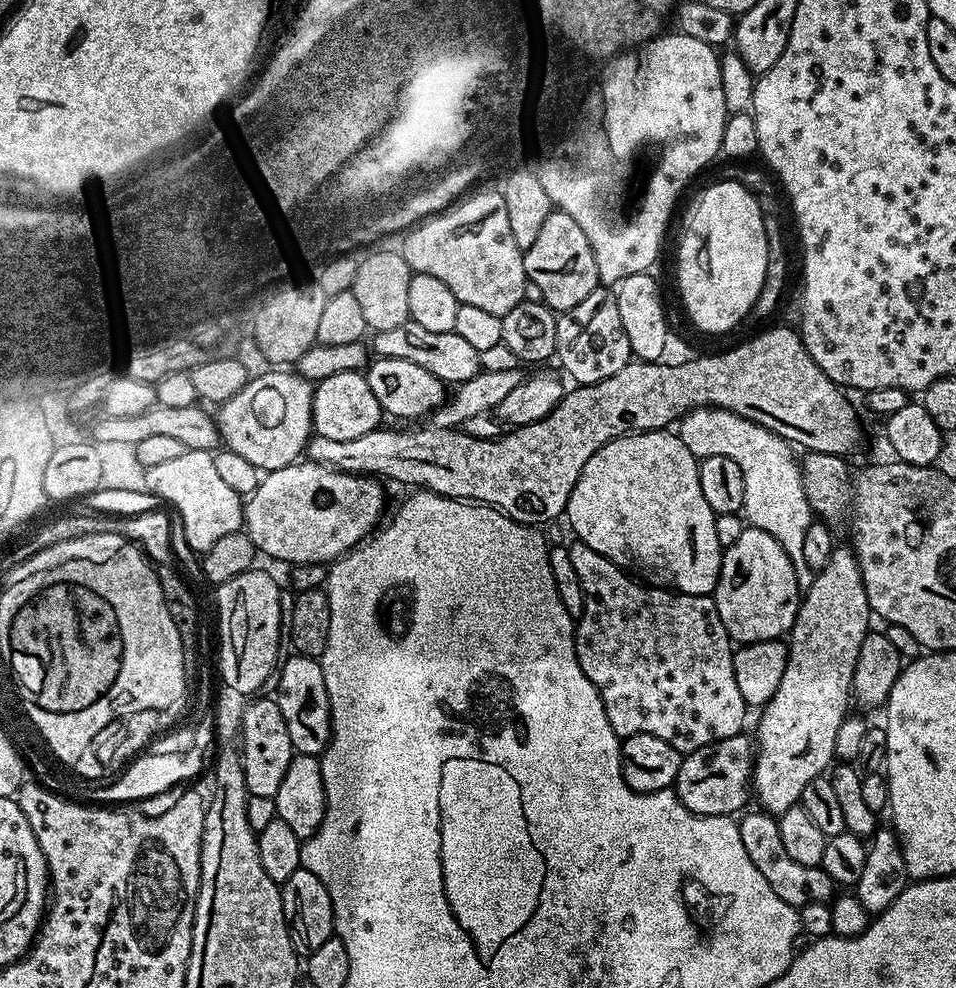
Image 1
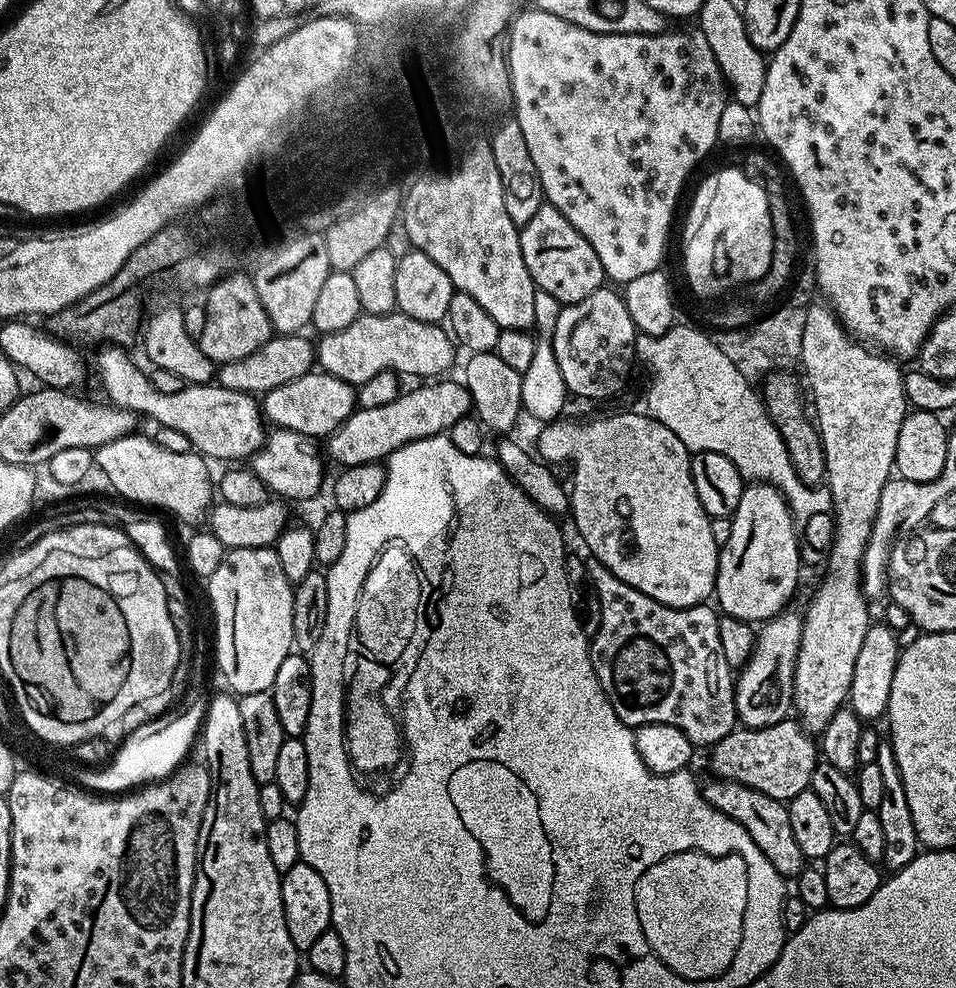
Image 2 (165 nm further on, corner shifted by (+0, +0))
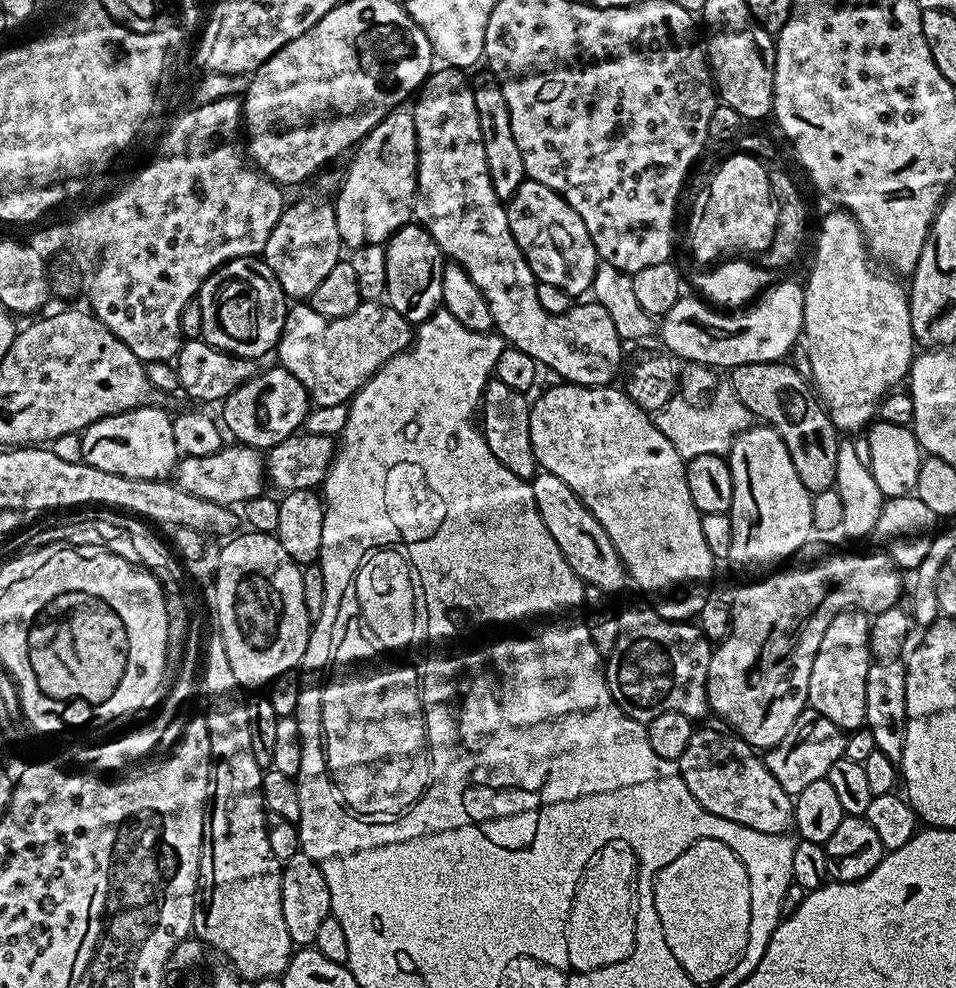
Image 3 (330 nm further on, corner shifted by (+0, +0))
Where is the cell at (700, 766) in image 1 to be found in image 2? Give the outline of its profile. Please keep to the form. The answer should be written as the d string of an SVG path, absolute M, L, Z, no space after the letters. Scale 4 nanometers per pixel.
M787 718L765 728L738 726L711 745L712 768L721 780L733 780L785 802L809 791L818 763L818 744L799 719Z

